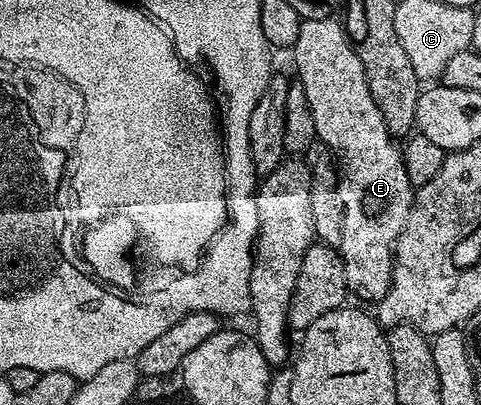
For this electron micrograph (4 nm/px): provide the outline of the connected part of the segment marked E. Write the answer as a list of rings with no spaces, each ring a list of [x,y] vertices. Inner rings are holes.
[[[330,16],[303,20],[292,55],[298,67],[297,83],[302,85],[312,110],[317,143],[331,152],[338,169],[338,200],[344,214],[340,251],[346,287],[354,290],[357,284],[389,285],[394,247],[404,222],[408,222],[416,191],[404,170],[399,141],[384,126],[384,114],[380,114],[380,106],[368,90],[364,66],[360,66],[354,45],[339,21],[337,24]]]

